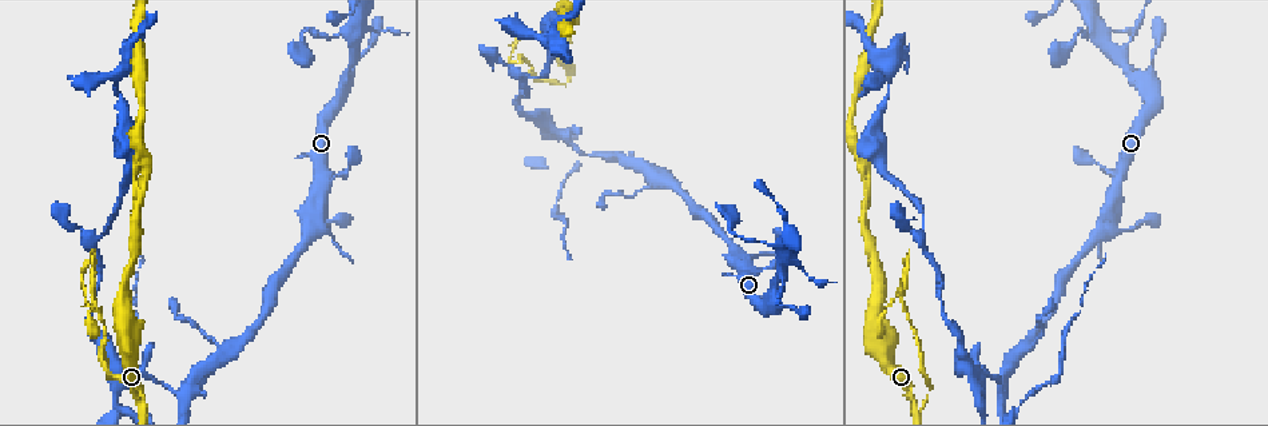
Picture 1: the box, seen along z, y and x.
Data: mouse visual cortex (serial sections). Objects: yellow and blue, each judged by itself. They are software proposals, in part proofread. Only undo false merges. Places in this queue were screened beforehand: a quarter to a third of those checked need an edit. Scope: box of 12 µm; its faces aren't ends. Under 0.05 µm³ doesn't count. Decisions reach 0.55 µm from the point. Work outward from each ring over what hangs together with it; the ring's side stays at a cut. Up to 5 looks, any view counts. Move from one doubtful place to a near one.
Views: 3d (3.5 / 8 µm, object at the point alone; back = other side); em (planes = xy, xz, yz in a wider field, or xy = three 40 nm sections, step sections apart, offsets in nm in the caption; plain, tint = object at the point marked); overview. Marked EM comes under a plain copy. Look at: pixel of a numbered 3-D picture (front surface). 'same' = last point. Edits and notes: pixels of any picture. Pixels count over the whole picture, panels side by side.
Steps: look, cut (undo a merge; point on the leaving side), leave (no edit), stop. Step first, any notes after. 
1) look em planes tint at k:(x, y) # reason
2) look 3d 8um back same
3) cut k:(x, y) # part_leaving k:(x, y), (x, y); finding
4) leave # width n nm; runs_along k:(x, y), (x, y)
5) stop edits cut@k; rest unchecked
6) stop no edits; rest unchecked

look 3d 3.5um at 1:(141, 402)

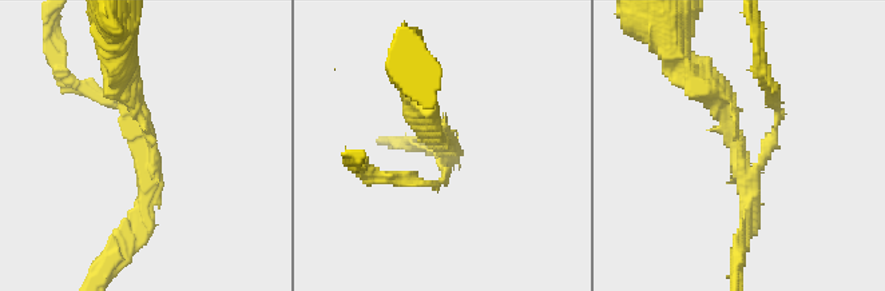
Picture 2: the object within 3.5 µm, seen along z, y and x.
look em xy step 5 tint at 2:(145, 148) # arms 3; arm_widths 150, 250, 250 nm

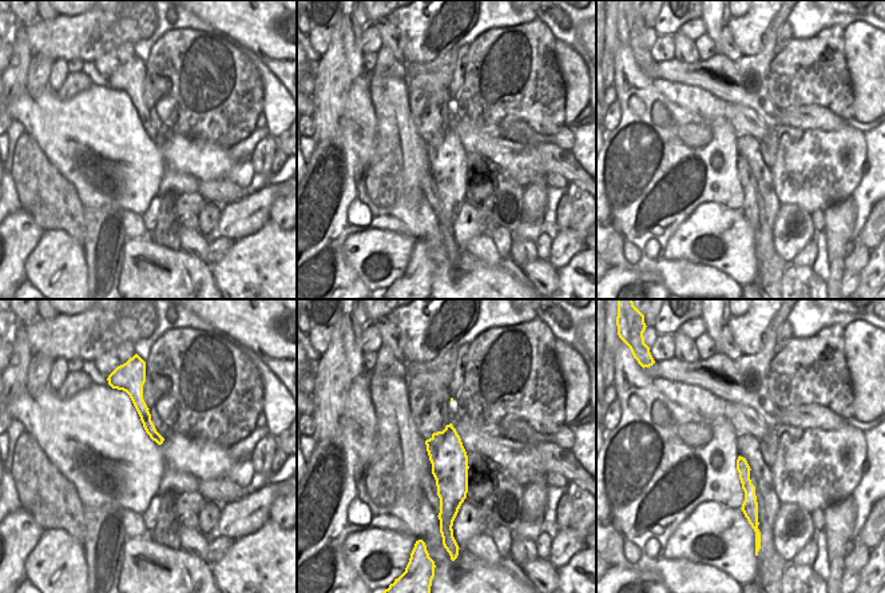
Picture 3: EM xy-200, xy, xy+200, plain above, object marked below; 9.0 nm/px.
cut 2:(778, 115) # part_leaving 2:(751, 172), (780, 115), (769, 87); a second cell is stuck on

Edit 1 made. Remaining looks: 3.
look overview # see it whole again

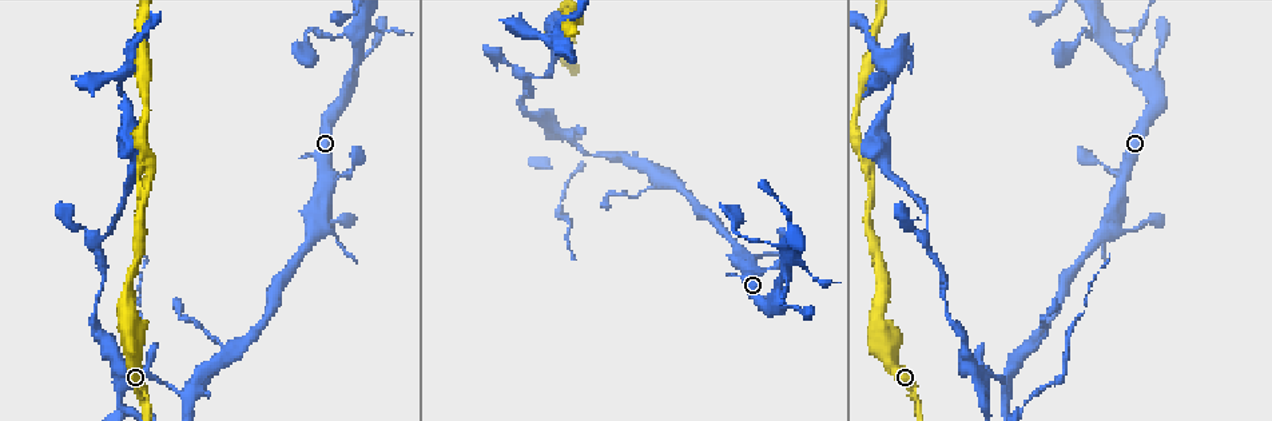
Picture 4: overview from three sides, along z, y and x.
look 3d 3.5um at 4:(784, 276)

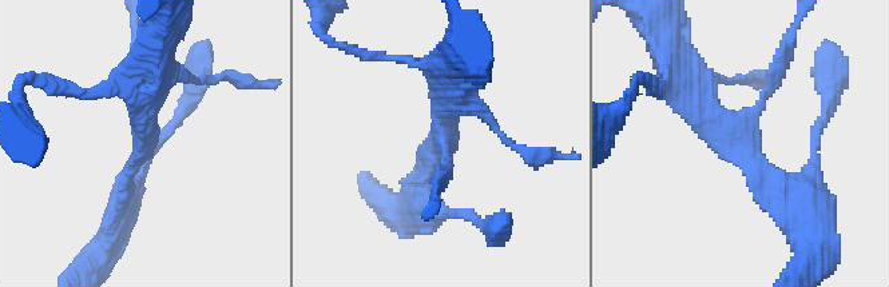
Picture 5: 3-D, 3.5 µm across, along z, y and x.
look em xy step 1 tint at 5:(141, 144)

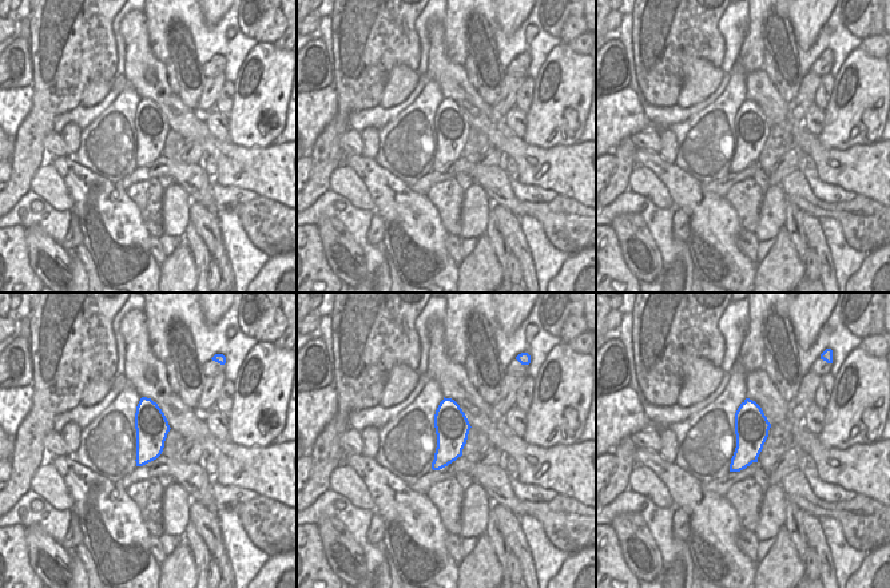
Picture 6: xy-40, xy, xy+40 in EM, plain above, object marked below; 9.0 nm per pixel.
leave # width 320 nm; runs_along 5:(798, 203), (770, 187), (682, 72); one cell here

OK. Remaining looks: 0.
stop edits cut@2; rest unchecked

